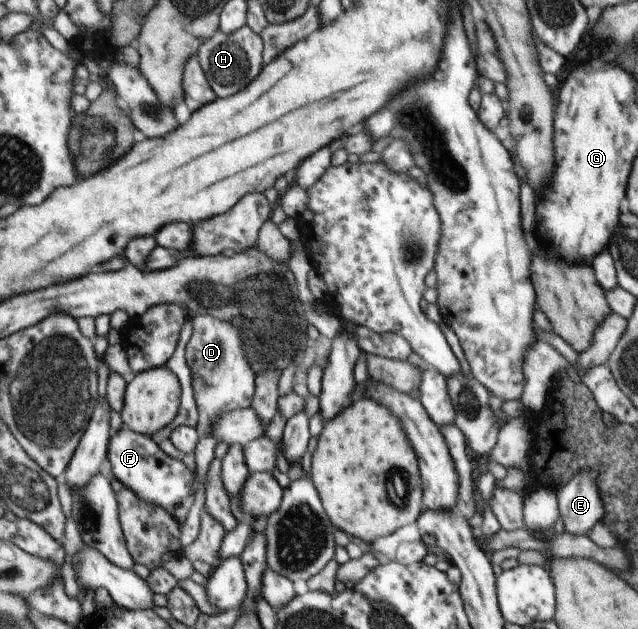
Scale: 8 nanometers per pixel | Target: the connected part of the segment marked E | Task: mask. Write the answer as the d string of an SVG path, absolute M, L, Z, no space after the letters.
M597 471L577 472L559 492L558 509L565 531L586 535L589 529L604 517L604 504L597 482Z

